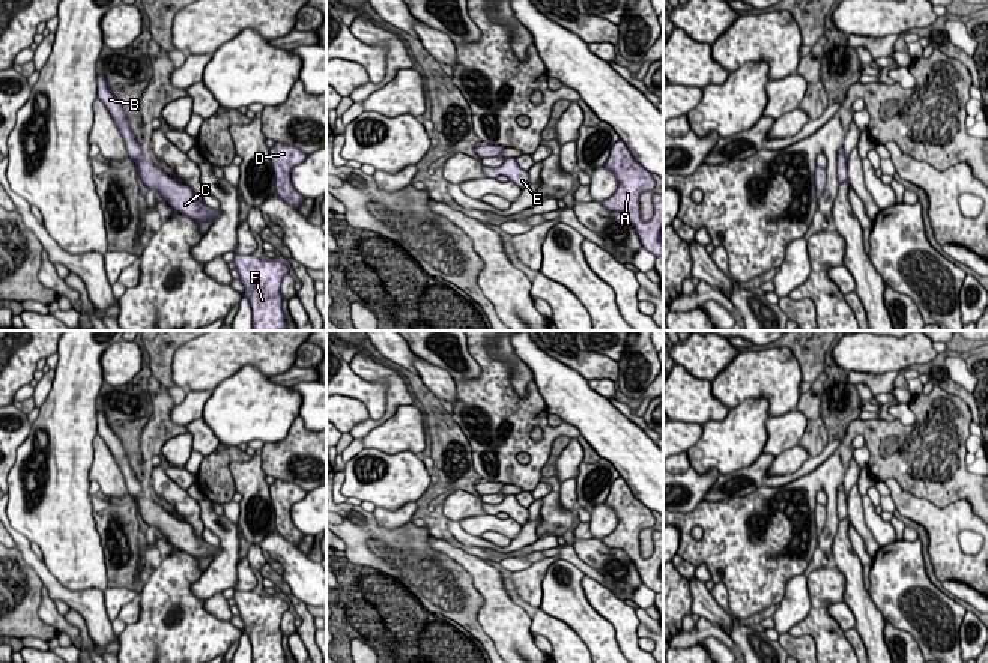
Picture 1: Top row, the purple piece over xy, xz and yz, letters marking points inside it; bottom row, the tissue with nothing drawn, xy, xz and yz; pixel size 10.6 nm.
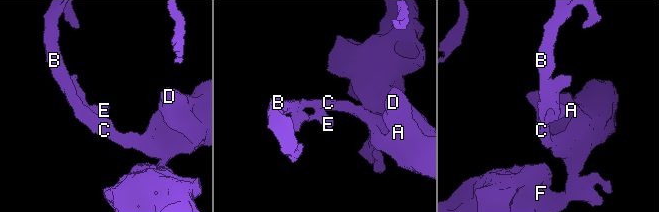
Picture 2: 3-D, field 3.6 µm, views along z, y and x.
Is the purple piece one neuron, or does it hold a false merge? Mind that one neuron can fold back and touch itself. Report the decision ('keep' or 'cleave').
keep

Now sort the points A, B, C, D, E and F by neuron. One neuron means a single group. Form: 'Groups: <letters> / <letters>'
Groups: A B C D E F

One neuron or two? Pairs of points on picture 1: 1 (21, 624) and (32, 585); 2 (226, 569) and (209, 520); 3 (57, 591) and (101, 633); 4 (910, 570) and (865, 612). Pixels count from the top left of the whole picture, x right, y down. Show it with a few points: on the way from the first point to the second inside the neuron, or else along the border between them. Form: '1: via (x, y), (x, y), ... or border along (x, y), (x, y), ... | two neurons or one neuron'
1: via (21, 615), (21, 599), (26, 594) | one neuron
2: via (226, 557), (226, 535), (221, 531) | one neuron
3: via (69, 599), (75, 600), (96, 621) | one neuron
4: border along (868, 591), (874, 606), (884, 618) | two neurons

